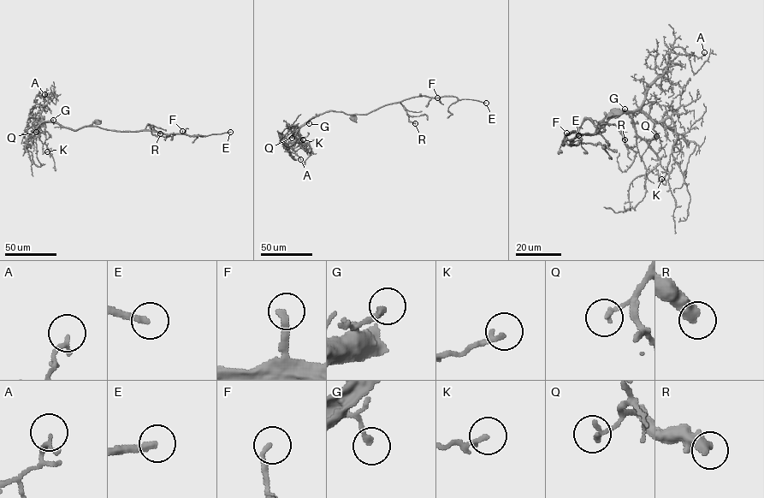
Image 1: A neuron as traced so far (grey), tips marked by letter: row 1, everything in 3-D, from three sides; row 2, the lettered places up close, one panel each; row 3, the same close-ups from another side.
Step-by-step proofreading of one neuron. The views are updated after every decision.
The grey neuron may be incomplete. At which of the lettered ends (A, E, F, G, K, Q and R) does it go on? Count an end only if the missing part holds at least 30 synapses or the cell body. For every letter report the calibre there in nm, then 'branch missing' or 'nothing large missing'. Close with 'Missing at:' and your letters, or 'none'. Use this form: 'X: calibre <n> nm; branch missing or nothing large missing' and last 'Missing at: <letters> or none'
A: calibre 190 nm; nothing large missing
E: calibre 280 nm; branch missing
F: calibre 220 nm; branch missing
G: calibre 200 nm; nothing large missing
K: calibre 180 nm; nothing large missing
Q: calibre 200 nm; nothing large missing
R: calibre 360 nm; nothing large missing
Missing at: E, F

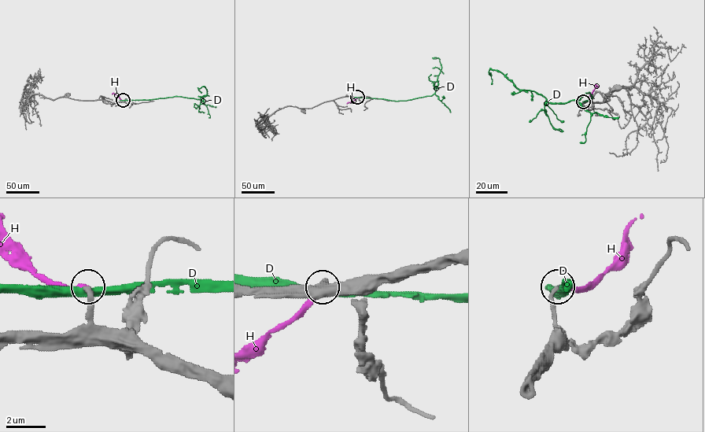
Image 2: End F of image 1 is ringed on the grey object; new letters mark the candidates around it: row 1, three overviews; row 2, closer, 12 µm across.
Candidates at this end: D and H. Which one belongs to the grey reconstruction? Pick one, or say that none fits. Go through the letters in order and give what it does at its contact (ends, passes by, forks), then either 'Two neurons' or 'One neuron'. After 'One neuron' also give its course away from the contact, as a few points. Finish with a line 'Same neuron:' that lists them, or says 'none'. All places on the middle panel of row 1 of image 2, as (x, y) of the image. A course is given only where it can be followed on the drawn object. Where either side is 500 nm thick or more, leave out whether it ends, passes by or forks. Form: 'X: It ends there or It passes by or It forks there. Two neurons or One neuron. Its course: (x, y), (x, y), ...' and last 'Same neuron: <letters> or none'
D: It passes by. Two neurons
H: It ends there. One neuron. Its course: (357, 97), (346, 103)
Same neuron: H

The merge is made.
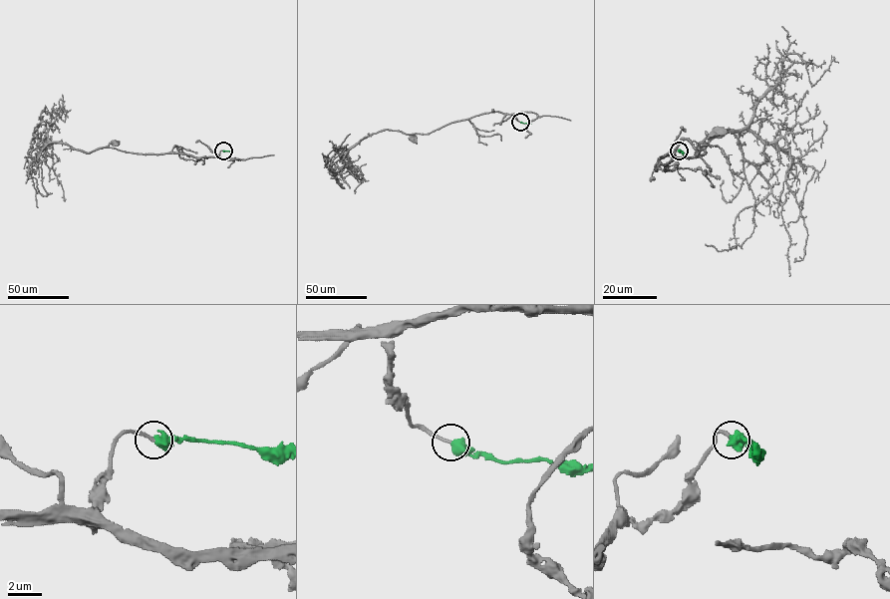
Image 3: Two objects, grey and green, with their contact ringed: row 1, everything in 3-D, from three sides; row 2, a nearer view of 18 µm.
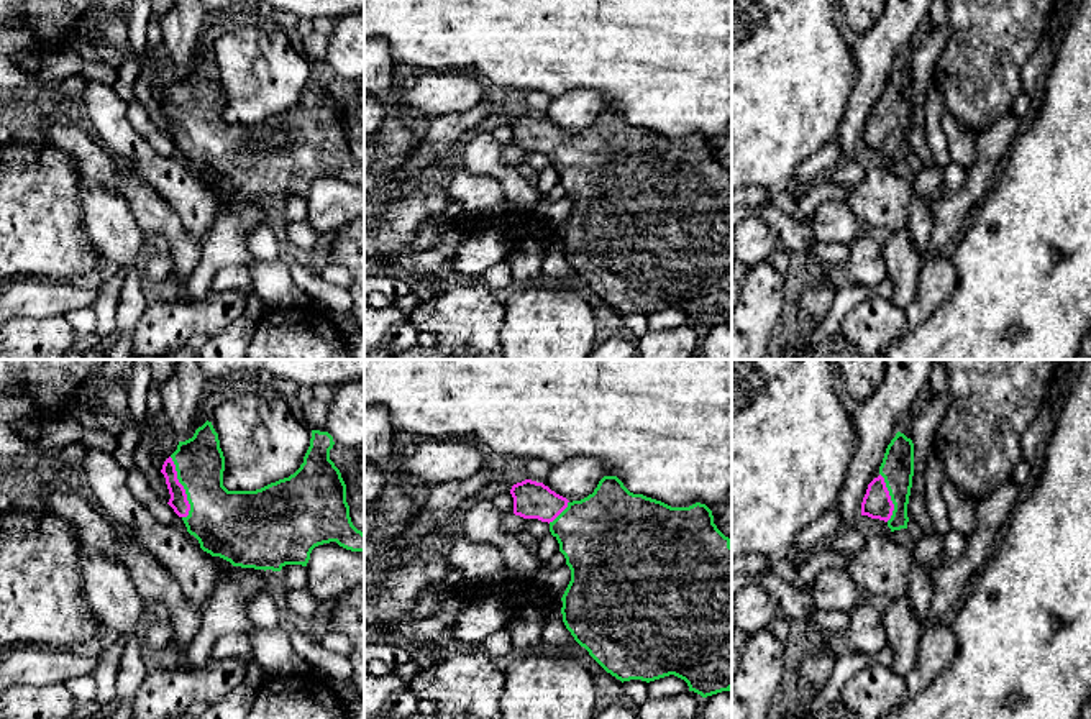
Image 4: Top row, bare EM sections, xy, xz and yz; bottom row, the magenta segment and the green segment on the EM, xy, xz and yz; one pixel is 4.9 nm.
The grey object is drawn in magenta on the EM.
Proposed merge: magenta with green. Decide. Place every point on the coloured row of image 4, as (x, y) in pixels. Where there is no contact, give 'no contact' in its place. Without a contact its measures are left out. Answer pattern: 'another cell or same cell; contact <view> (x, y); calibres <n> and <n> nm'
same cell; contact xy (182, 488); calibres 90 and 300 nm

